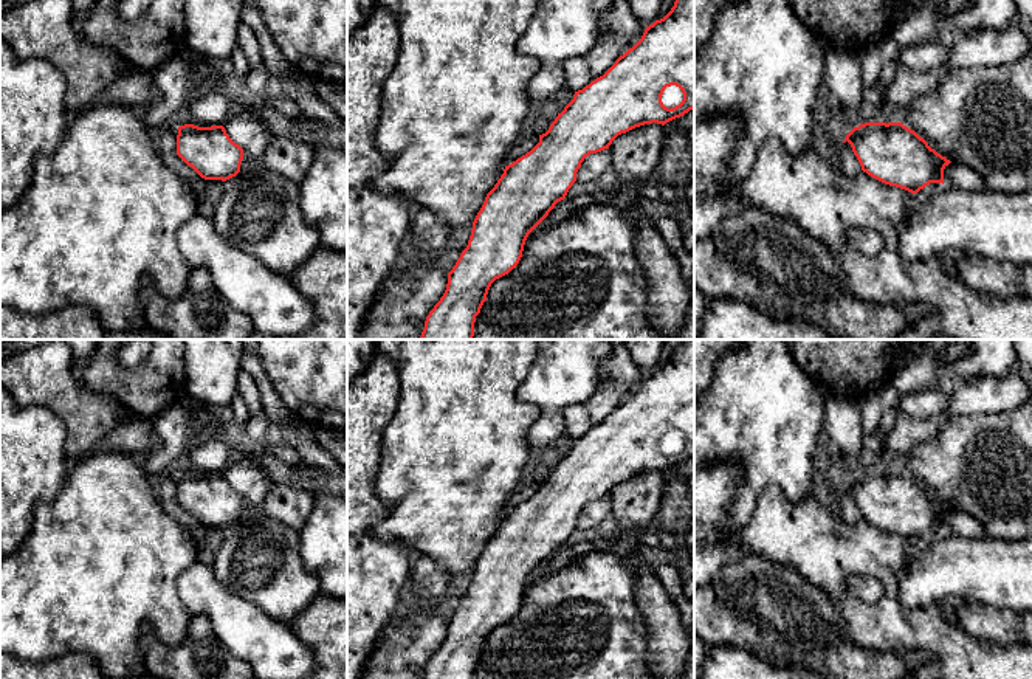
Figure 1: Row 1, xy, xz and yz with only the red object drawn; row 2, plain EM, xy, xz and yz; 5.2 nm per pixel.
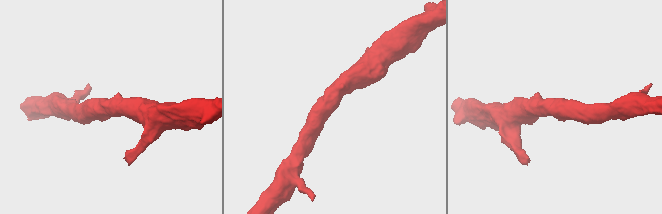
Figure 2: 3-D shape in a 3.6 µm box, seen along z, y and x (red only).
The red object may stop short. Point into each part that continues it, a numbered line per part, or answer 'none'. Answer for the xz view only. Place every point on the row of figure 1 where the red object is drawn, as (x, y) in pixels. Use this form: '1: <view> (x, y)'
1: xz (673, 95)

